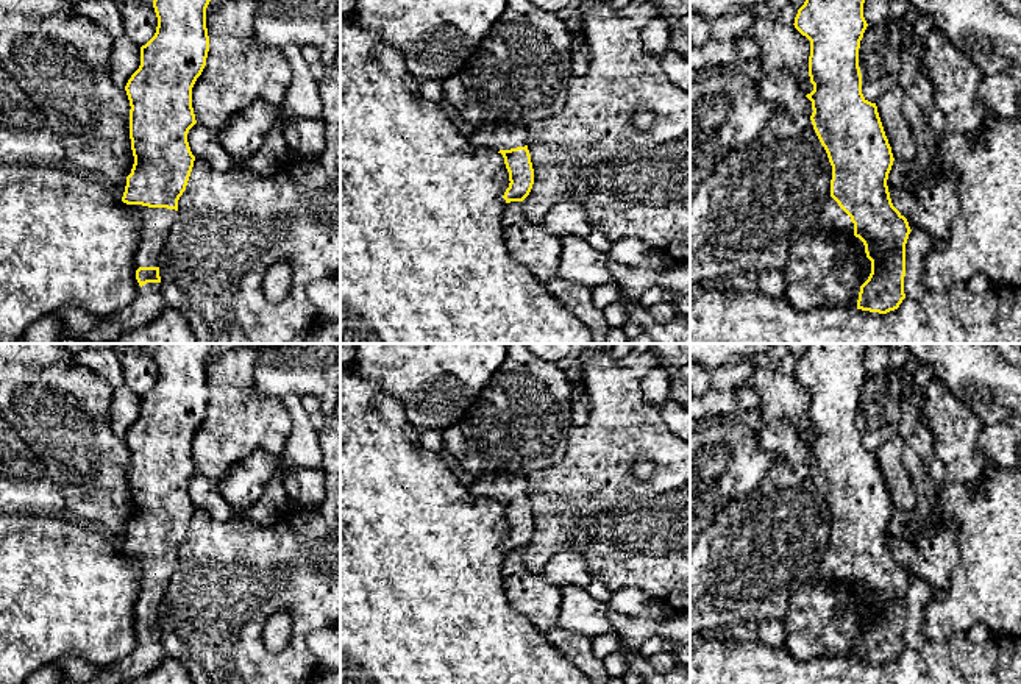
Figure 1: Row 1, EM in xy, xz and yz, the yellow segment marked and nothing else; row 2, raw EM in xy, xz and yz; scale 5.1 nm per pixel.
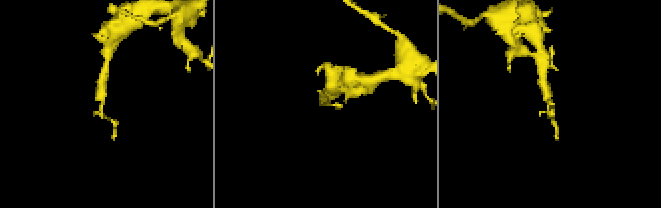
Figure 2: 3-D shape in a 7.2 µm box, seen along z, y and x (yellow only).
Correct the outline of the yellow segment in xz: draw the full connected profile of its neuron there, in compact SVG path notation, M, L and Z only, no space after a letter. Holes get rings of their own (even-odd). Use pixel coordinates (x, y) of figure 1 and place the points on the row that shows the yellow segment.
M493 125L473 130L468 139L478 147L487 147L503 155L510 181L503 198L506 203L523 201L534 184L526 128L518 125Z

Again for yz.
M806 0L793 25L810 41L809 77L813 91L806 97L812 102L813 130L832 166L831 195L816 226L826 233L856 236L863 242L871 273L860 286L854 308L887 314L905 298L905 244L912 230L890 198L887 180L895 158L877 106L862 94L859 48L868 27L863 3L865 0Z

